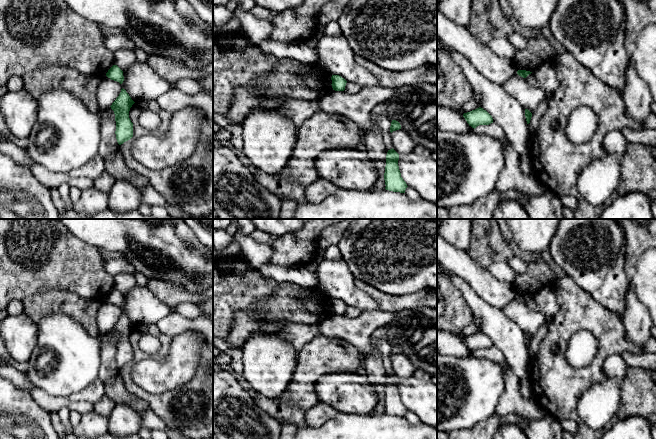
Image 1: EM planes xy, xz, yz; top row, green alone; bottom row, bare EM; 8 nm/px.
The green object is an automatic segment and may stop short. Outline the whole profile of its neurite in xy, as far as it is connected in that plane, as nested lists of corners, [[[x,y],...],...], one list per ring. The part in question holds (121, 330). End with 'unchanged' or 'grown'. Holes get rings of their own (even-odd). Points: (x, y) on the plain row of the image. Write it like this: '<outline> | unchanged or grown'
[[[122,312],[119,320],[110,330],[115,338],[115,358],[119,369],[133,361],[133,347],[129,342],[129,335],[134,327],[126,314]]] | unchanged

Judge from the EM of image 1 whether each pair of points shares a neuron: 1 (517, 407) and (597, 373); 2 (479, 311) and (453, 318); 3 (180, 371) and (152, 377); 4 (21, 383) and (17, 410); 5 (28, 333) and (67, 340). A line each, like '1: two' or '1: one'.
1: two
2: two
3: one
4: two
5: two

